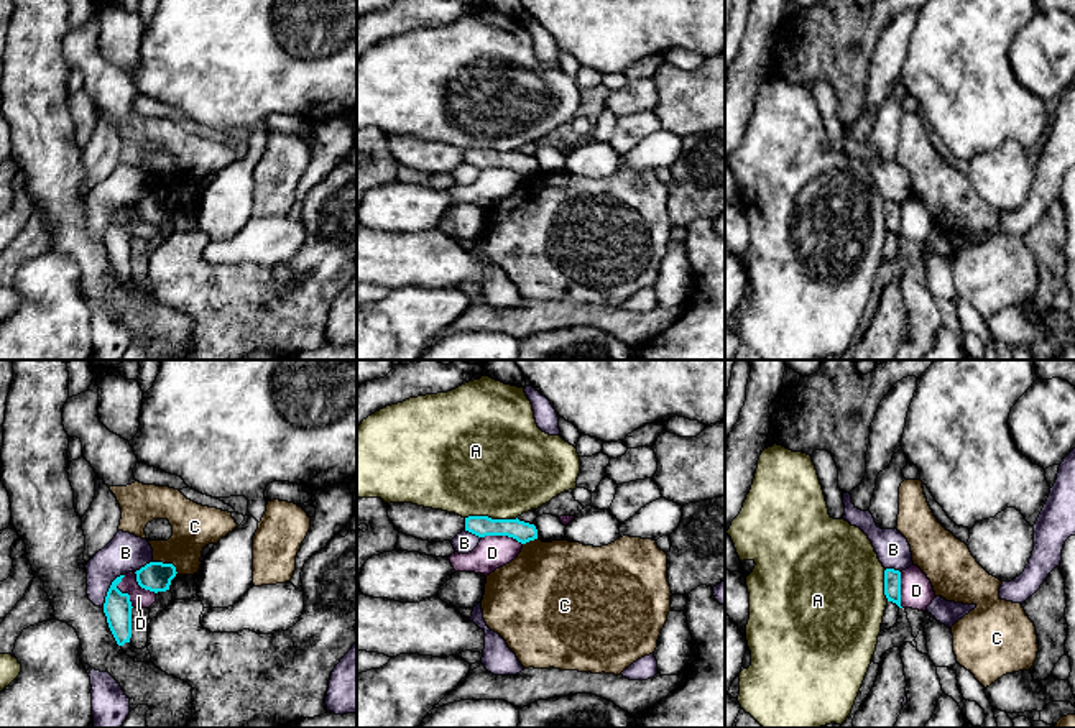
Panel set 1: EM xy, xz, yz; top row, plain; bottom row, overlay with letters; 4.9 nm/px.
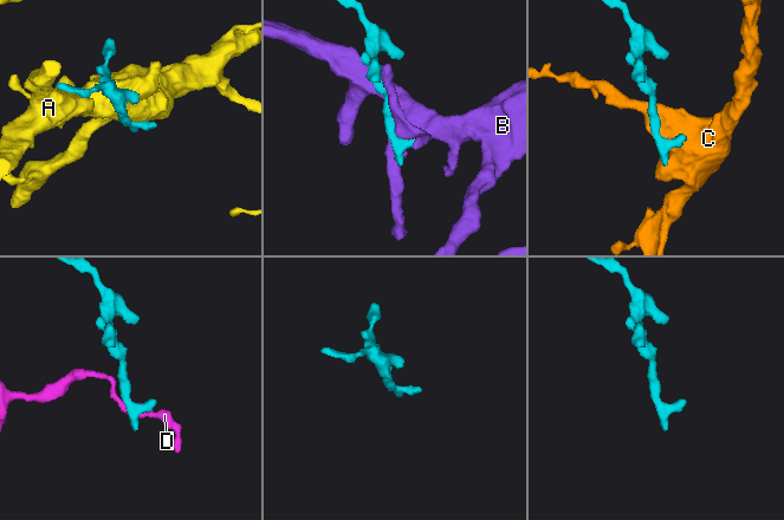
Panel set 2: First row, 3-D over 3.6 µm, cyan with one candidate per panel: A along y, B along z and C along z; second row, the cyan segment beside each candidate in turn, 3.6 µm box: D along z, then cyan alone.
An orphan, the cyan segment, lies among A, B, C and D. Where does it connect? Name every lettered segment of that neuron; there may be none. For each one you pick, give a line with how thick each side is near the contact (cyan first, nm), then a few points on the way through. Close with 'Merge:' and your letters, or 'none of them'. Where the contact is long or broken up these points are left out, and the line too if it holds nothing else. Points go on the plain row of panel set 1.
Merge: none of them

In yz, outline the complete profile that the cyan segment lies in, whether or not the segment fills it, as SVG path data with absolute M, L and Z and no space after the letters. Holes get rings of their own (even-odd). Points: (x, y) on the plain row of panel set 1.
M894 200L884 202L884 227L888 233L896 235L901 238L901 204Z

